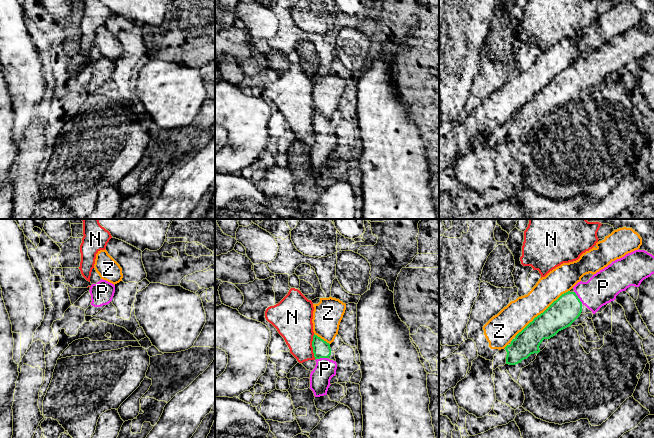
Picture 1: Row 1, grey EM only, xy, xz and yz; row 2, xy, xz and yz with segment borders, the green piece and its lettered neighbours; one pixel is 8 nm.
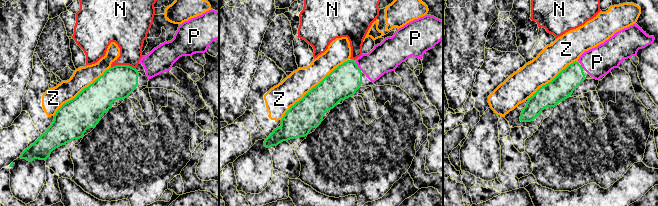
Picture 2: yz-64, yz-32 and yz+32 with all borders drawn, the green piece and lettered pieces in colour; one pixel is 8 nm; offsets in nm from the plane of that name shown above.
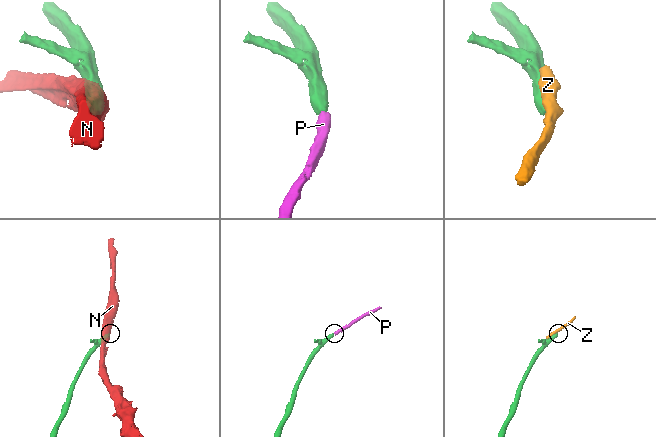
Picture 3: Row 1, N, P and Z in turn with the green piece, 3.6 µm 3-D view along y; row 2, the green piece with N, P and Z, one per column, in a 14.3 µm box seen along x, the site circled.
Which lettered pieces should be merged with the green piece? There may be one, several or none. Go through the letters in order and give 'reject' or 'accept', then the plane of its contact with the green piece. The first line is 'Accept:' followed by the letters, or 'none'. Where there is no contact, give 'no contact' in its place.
Accept: P
N: reject; meets green in xz
P: accept; meets green in xz
Z: reject; meets green in yz

